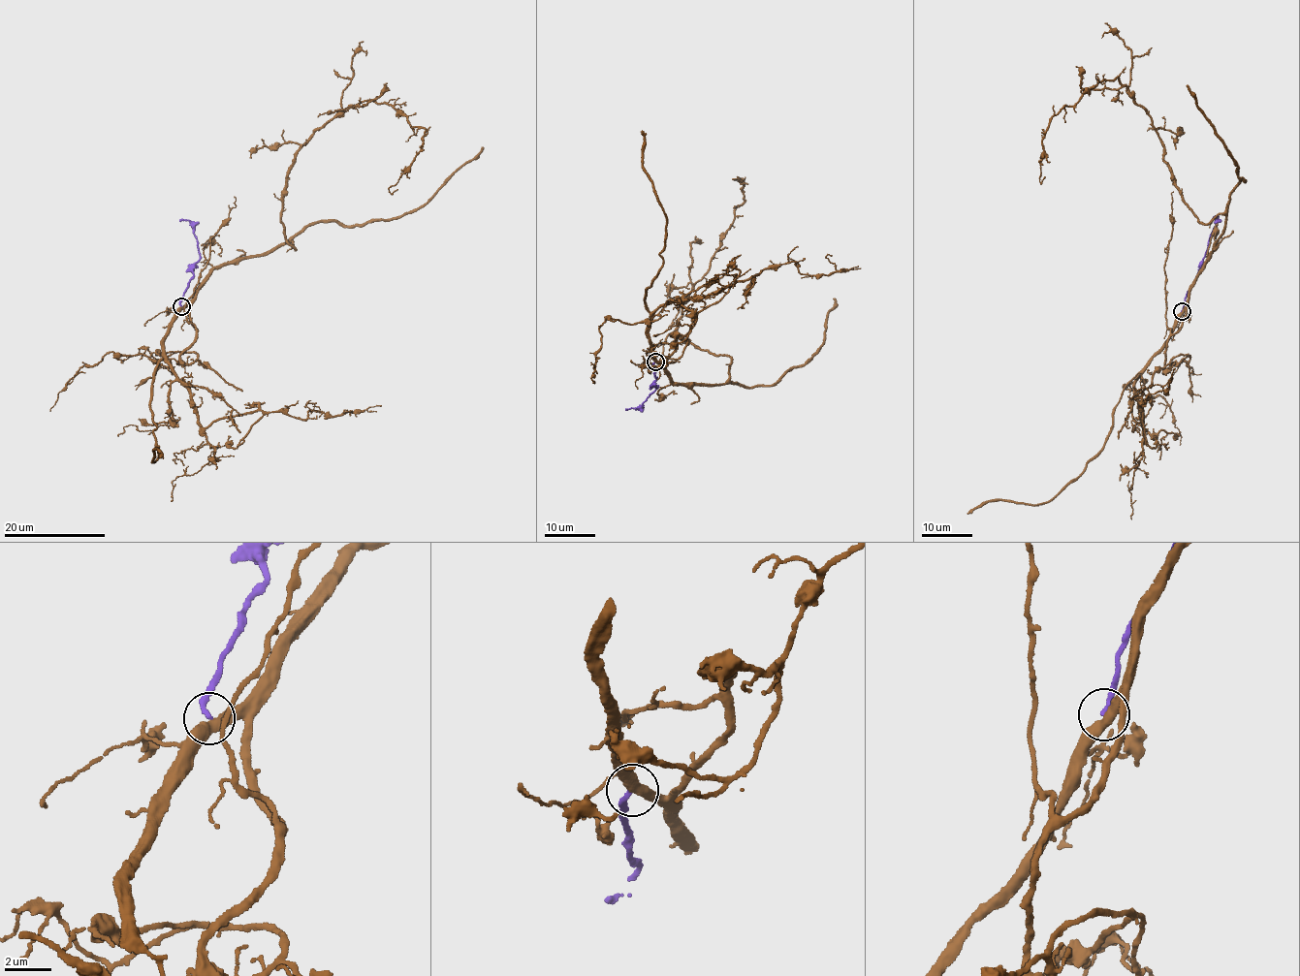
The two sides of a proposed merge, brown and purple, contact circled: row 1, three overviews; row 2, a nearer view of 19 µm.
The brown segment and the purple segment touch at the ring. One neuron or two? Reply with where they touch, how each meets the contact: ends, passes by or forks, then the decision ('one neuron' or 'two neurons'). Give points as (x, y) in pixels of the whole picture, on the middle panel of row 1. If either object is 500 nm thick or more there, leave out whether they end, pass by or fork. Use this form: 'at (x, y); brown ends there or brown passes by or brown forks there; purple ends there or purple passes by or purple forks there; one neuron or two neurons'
at (655, 362); brown passes by; purple ends there; two neurons

